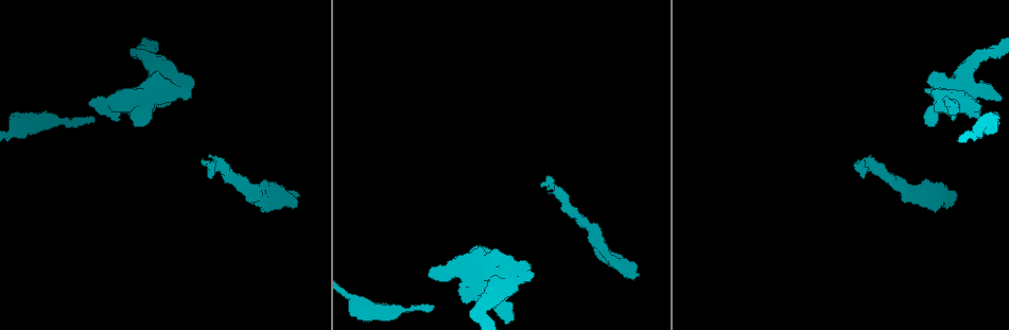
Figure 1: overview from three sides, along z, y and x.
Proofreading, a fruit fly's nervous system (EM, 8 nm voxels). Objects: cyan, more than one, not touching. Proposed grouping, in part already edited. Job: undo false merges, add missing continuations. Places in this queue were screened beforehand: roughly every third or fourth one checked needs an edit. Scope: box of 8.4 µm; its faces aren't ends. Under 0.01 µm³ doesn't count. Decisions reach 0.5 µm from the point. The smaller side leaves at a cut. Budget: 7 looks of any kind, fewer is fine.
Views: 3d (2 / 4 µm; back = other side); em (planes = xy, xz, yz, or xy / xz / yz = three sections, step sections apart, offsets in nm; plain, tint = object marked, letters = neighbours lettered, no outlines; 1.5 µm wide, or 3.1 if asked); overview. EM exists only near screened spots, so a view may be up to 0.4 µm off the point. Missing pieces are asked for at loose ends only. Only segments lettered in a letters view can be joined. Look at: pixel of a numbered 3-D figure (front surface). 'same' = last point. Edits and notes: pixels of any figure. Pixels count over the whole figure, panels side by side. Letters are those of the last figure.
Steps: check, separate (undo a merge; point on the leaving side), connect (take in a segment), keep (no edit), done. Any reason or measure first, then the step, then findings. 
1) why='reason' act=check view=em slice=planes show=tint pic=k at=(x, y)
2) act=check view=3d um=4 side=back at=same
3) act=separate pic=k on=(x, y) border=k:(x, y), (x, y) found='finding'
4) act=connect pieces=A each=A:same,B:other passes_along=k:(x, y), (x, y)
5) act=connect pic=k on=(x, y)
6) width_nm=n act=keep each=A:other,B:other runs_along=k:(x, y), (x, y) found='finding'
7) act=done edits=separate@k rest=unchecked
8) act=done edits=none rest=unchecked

why='abrupt turn' act=check view=em slice=planes show=plain pic=1 at=(480, 308)

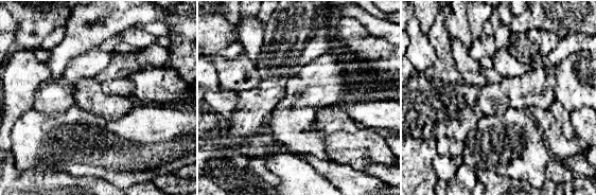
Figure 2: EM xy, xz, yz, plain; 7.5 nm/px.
act=check view=em slice=planes show=tint at=same

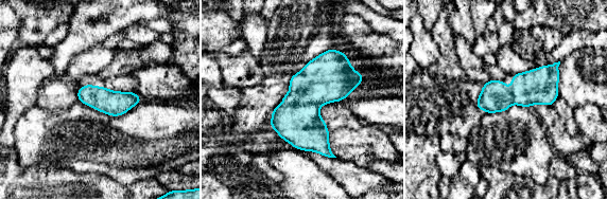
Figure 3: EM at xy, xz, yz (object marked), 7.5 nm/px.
act=check view=em slice=planes show=letters at=same

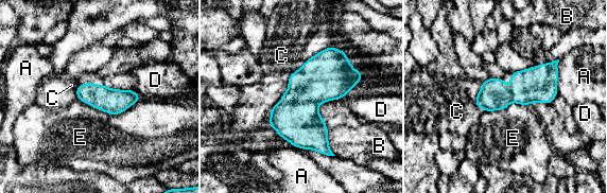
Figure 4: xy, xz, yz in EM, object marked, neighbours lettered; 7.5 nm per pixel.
width_nm=190 act=keep each=A:other,B:other,C:other,D:other,E:other border=4:(141, 98), (117, 113), (77, 100) found='one neuron here'

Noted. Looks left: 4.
why='thick end' act=check view=em slice=xz step=4 show=tint pic=1 at=(953, 194)

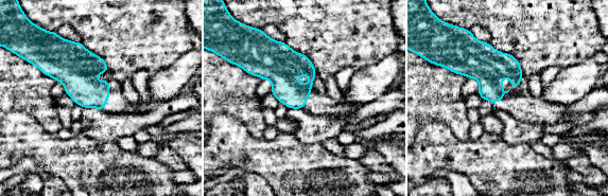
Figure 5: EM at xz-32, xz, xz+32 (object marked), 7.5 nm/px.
act=check view=em slice=planes show=letters at=same

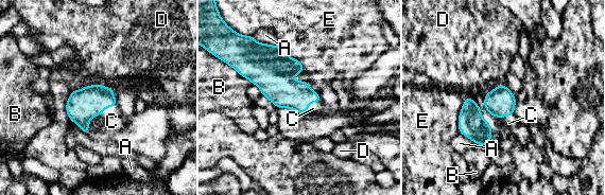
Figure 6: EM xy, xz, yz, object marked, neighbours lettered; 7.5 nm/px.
width_nm=220 act=connect pieces=C each=A:other,B:other,C:same,D:other,E:other passes_along=6:(89, 102), (97, 116), (111, 121) found='it goes on there'

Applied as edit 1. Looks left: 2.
why='free end' act=check view=em slice=planes show=letters pic=1 at=(432, 307)

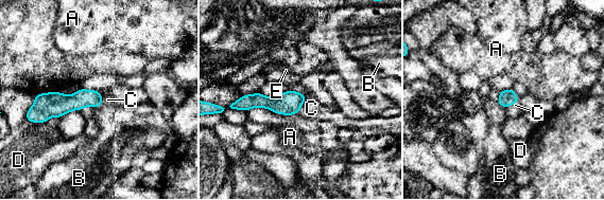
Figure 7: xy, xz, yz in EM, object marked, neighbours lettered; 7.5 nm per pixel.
width_nm=130 longest_contact=A:200nm act=connect pieces=C each=A:other,B:other,C:same,D:other,E:other found='the neuron continues'

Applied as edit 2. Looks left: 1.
act=done edits=connect@6,connect@7 rest=unchecked

